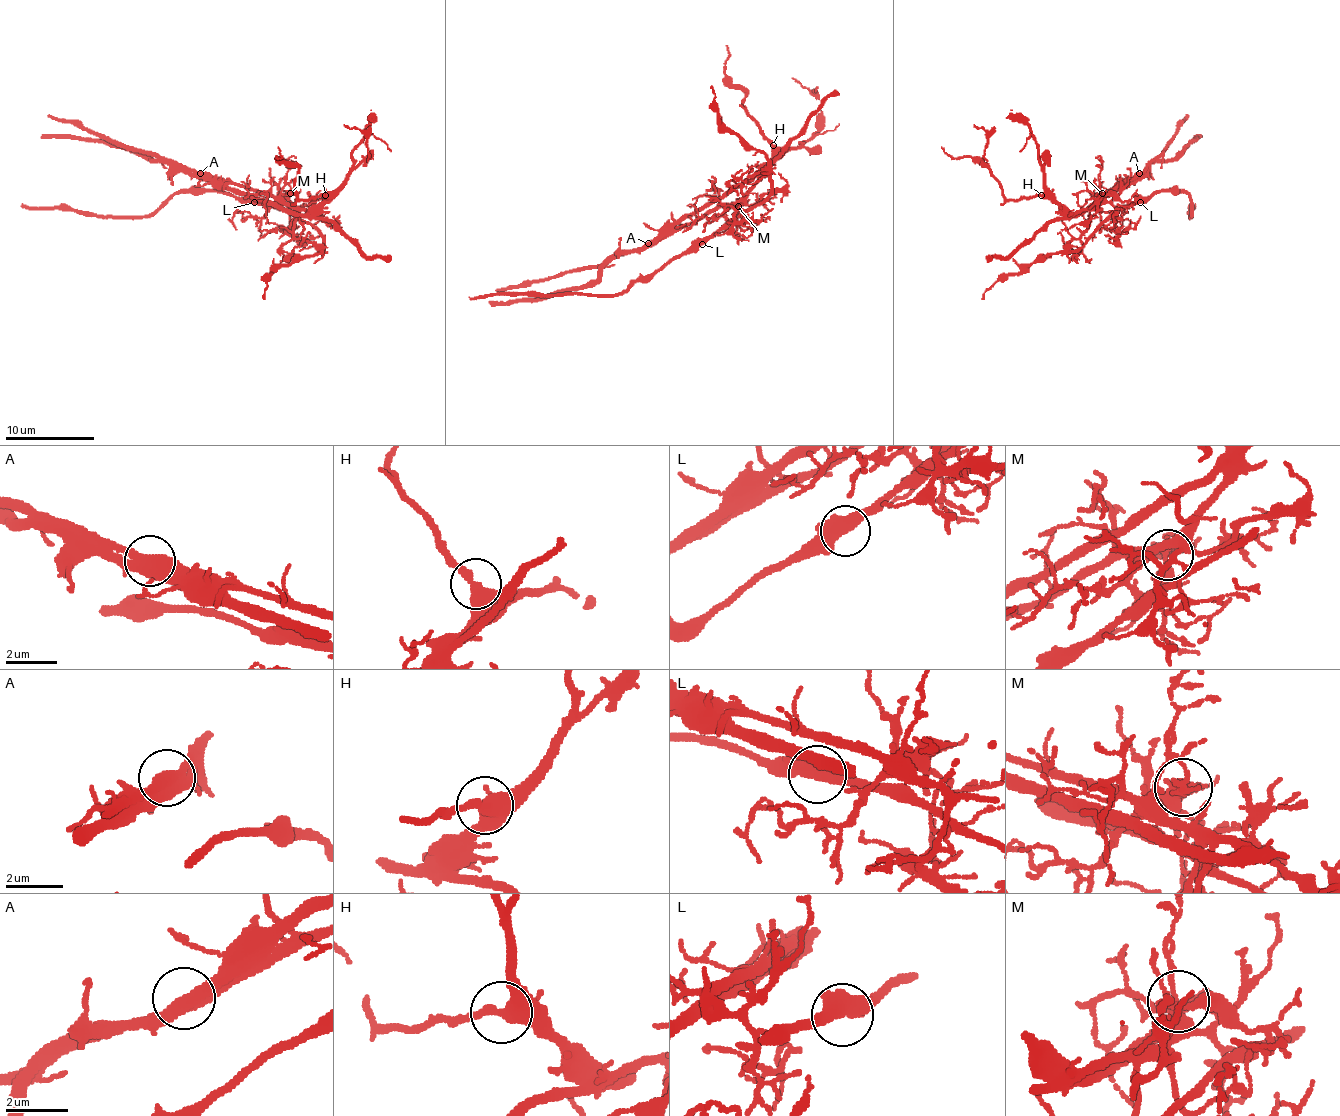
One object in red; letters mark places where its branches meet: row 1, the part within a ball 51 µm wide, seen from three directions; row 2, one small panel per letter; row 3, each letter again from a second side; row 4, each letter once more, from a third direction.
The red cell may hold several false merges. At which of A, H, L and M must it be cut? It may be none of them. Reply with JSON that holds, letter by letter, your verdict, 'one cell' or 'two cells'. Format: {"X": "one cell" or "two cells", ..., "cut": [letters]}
{"A": "two cells", "H": "one cell", "L": "one cell", "M": "one cell", "cut": ["A"]}

